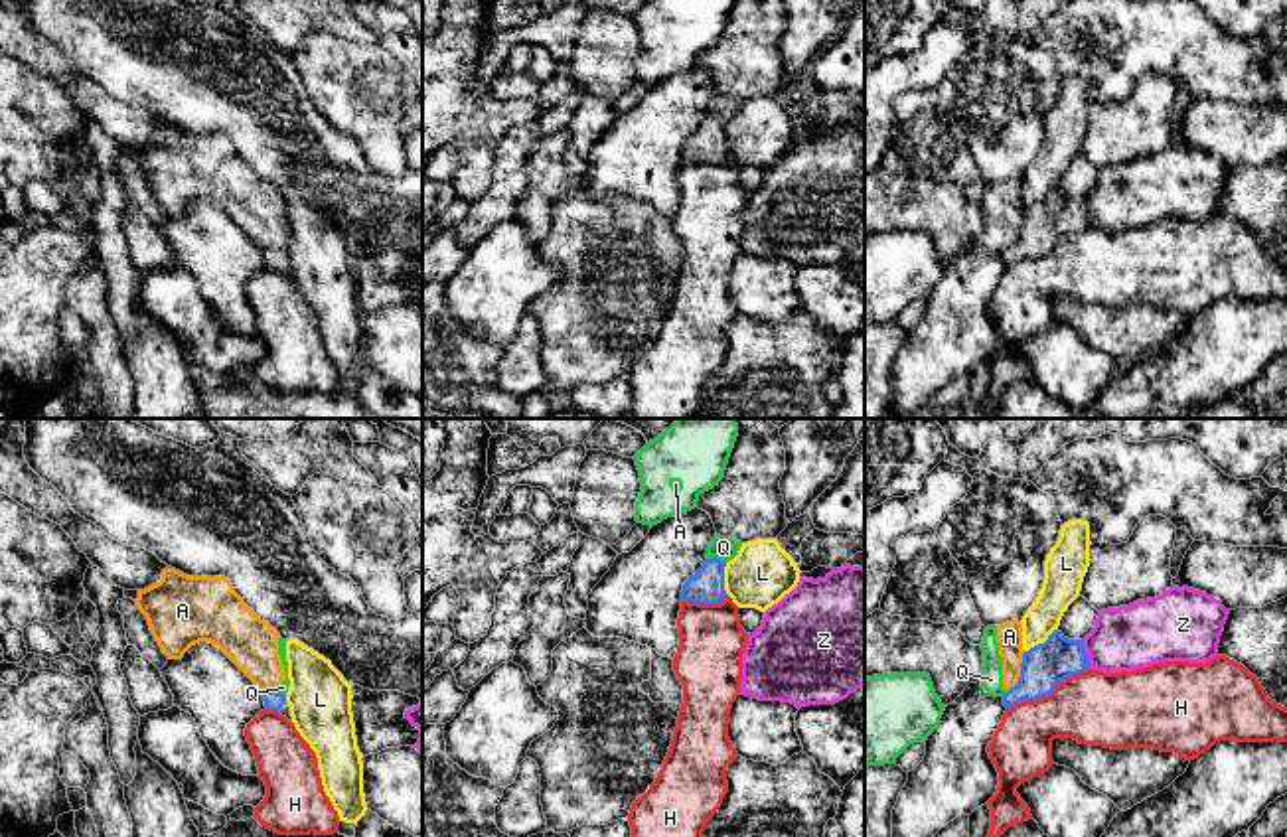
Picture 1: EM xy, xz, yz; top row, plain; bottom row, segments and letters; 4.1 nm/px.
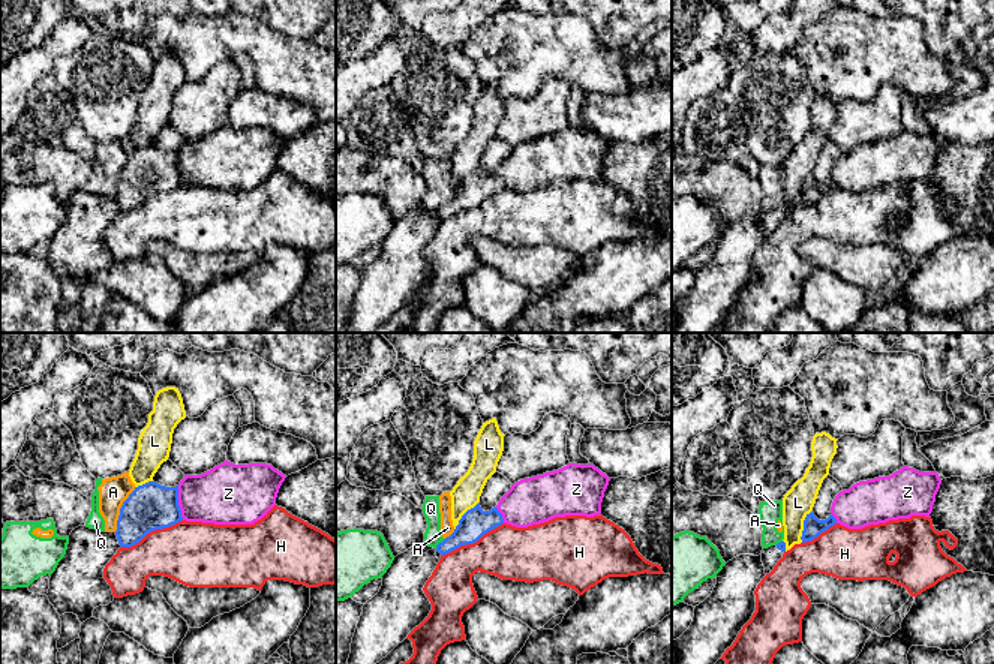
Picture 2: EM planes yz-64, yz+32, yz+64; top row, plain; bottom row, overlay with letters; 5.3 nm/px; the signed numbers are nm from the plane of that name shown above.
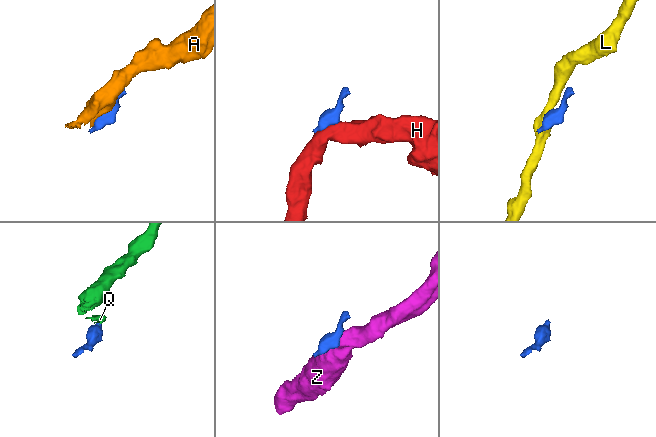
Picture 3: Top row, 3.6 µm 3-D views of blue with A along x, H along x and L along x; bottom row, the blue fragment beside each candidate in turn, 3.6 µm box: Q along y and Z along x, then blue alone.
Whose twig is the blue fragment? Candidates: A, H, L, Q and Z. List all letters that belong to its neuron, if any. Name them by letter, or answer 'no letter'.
no letter

